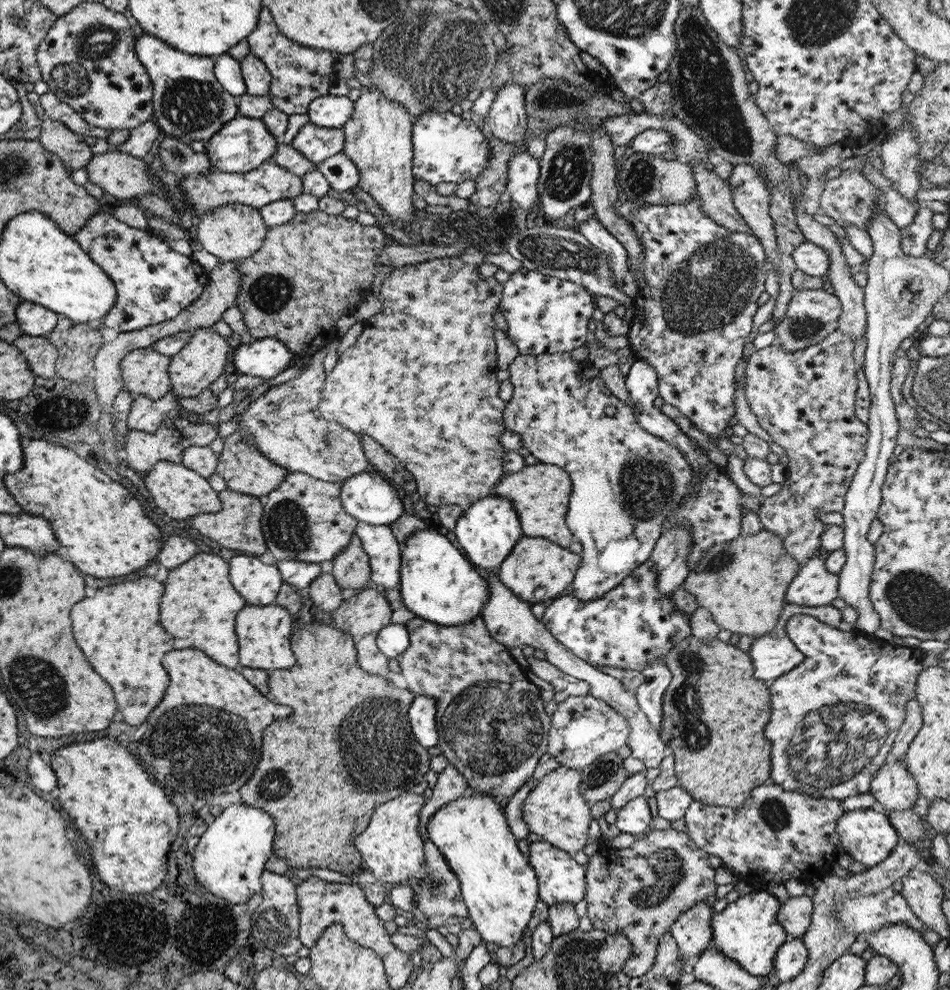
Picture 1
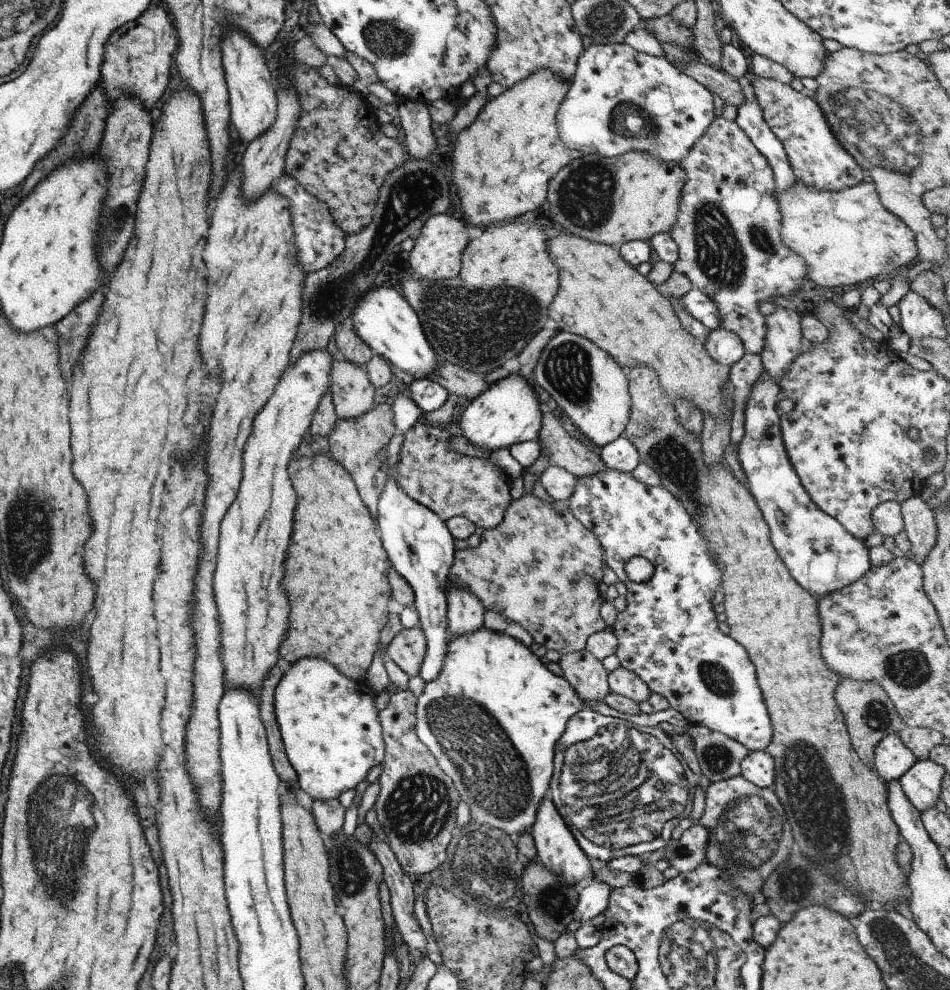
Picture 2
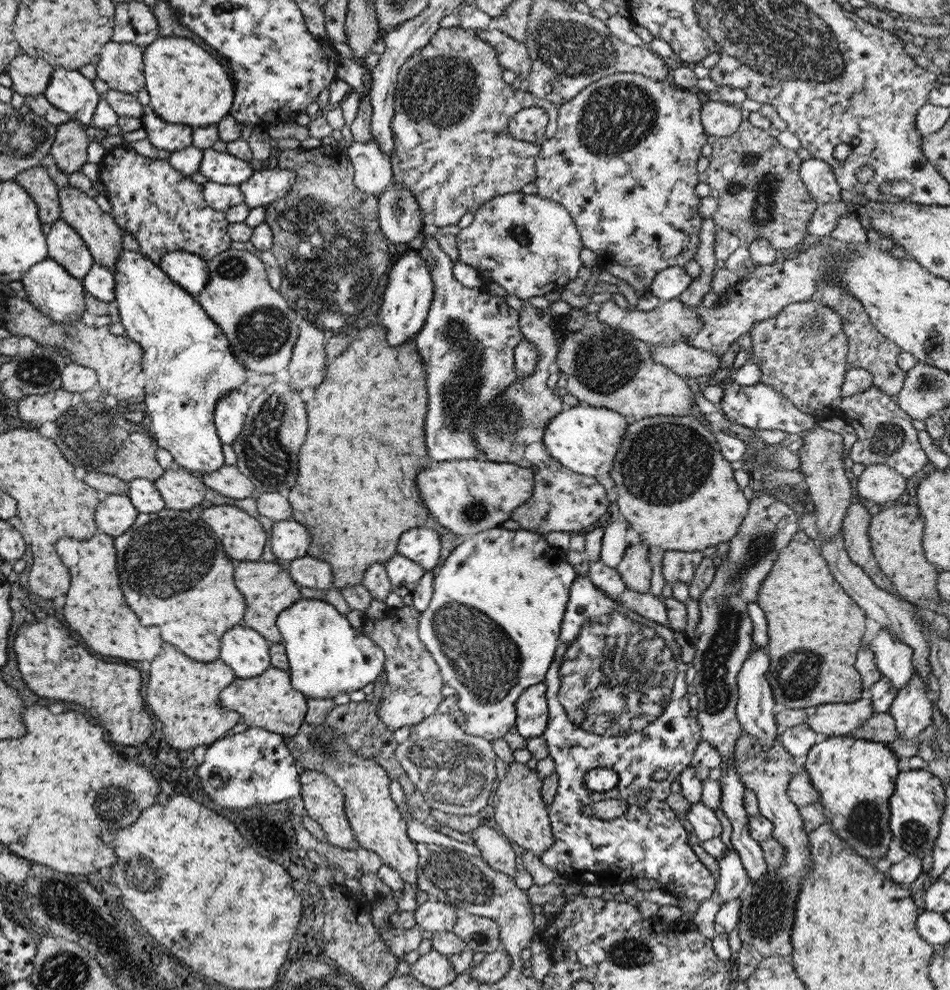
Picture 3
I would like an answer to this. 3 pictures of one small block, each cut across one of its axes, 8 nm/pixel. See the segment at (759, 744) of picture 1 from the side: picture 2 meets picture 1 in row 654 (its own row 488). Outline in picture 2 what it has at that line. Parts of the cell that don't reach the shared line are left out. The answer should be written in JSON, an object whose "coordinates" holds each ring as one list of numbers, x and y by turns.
{"coordinates":[[639,365,626,370,625,376,630,412,623,436,637,450,639,461,659,476,660,485,681,502,721,570,728,636,743,646,755,668,757,686,772,730,770,742,763,751,775,762,773,793,781,802,794,845,813,862,822,877,833,874,837,882,851,886,851,892,855,890,859,896,863,894,862,899,872,908,895,911,900,903,909,902,908,874,903,874,895,862,895,846,901,840,899,830,889,816,884,781,857,757,843,724,843,716,835,706,833,694,841,679,835,672,827,670,819,654,821,624,815,598,798,586,779,559,771,545,767,524,747,486,735,480,730,468,721,466,720,462,713,466,703,464,699,439,679,424,673,402,661,390,655,372,649,366]]}

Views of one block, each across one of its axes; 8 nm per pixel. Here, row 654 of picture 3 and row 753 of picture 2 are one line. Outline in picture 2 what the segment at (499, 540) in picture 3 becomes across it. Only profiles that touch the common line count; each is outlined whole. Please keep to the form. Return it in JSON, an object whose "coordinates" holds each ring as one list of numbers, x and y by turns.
{"coordinates":[[477,627,472,633,448,636,444,661,437,676,430,680,415,701,414,731,417,738,435,757,439,768,452,780,460,800,470,808,470,820,506,832,509,837,529,830,539,801,547,796,553,774,554,746,569,717,583,708,591,708,603,716,627,720,639,726,655,727,660,722,686,727,688,724,670,707,664,711,637,715,618,713,603,701,582,701,571,685,553,675,528,647,508,634]]}

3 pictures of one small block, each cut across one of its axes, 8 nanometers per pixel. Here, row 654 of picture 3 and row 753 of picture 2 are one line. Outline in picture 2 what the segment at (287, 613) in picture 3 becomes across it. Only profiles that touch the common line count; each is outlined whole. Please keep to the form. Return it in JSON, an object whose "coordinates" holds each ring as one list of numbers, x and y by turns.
{"coordinates":[[301,658,297,662,293,662,286,672,282,672,280,679,275,685,275,690,273,691,273,706,274,715,277,721,277,726,280,732,280,737,282,743,284,744,284,749,289,761,289,764,293,767,296,772,297,780,296,783,298,787,306,792,311,798,319,800,327,799,337,799,339,794,349,788,355,788,361,780,365,779,365,774,369,768,377,766,377,764,382,763,382,758,384,757,384,740,382,737,382,728,379,724,378,710,375,709,373,705,373,698,376,693,373,692,371,687,366,683,365,678,359,678,359,680,352,679,351,677,346,677,341,674,330,662,317,658]]}

